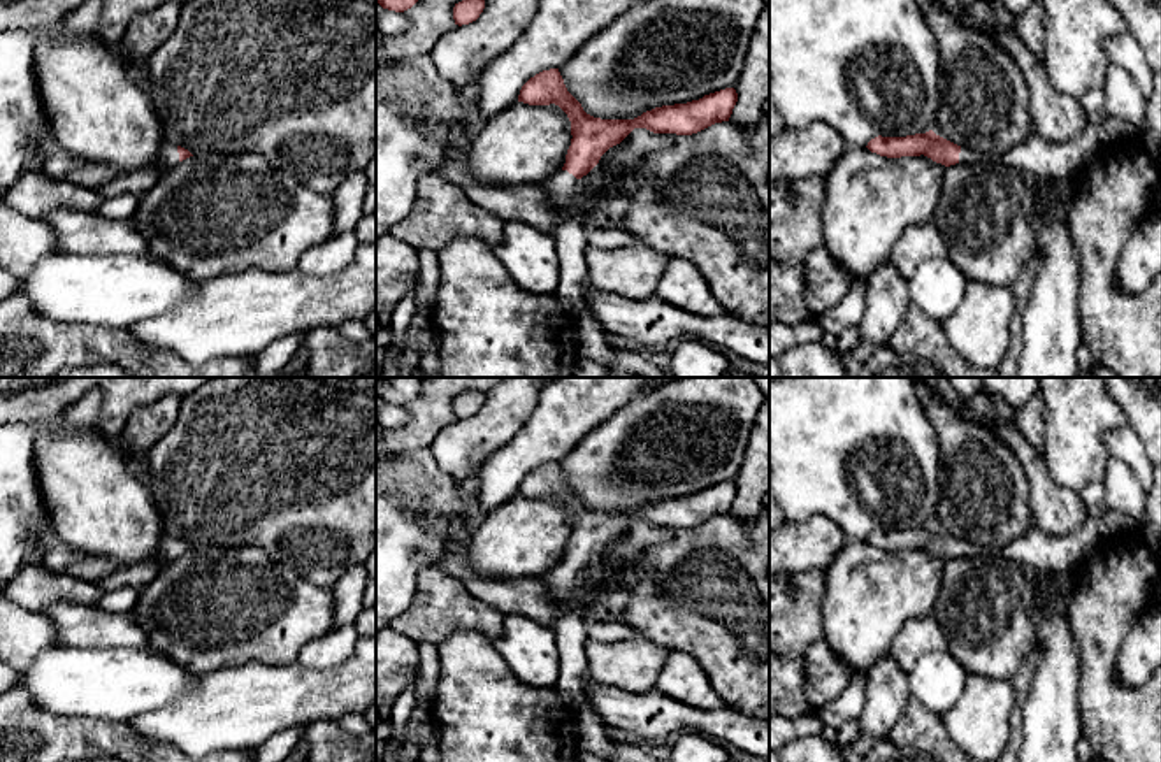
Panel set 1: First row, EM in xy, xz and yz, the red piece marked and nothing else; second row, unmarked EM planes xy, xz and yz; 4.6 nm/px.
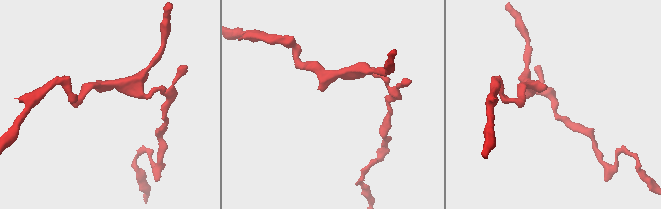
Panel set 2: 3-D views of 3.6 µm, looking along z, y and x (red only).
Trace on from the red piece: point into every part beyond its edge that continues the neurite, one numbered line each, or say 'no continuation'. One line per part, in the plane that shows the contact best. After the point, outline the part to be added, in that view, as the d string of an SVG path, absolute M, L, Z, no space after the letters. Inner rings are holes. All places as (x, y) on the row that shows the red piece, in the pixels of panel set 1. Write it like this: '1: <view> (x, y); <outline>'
1: yz (966, 155); M961 146L959 163L985 163L987 160L991 160L991 158L982 156L978 153Z

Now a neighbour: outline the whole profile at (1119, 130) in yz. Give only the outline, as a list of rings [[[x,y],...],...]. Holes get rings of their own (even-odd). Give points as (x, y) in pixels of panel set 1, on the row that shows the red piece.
[[[1108,116],[1103,128],[1112,142],[1124,142],[1124,144],[1138,142],[1138,128],[1124,119]]]

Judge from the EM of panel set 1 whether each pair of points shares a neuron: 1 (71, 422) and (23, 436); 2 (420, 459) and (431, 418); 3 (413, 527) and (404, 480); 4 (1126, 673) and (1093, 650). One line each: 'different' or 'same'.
1: same
2: different
3: different
4: different

